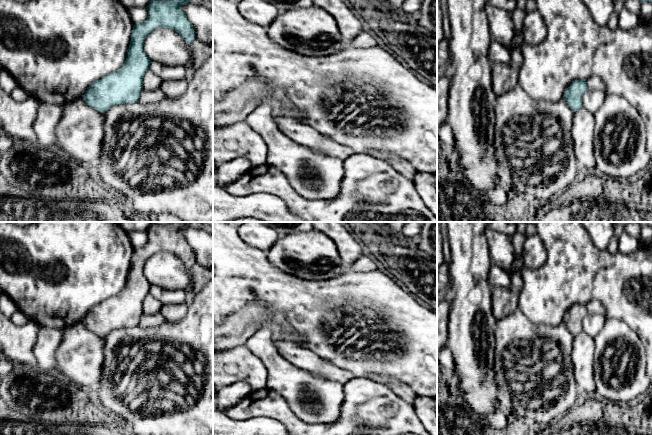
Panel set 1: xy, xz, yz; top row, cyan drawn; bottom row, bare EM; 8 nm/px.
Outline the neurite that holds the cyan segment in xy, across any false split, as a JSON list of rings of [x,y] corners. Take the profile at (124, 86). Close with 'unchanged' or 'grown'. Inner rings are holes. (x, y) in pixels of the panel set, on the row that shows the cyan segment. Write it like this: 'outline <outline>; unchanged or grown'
outline [[[151,0],[146,7],[147,19],[133,26],[124,64],[87,89],[82,96],[86,104],[105,113],[114,106],[138,102],[143,90],[143,77],[152,62],[143,50],[145,38],[158,28],[170,28],[190,45],[196,38],[195,32],[182,9],[189,2],[191,0]]]; unchanged

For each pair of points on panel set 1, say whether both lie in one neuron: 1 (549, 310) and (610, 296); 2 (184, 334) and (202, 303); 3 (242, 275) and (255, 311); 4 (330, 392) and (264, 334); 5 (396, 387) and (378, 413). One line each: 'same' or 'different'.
1: same
2: same
3: different
4: same
5: different

